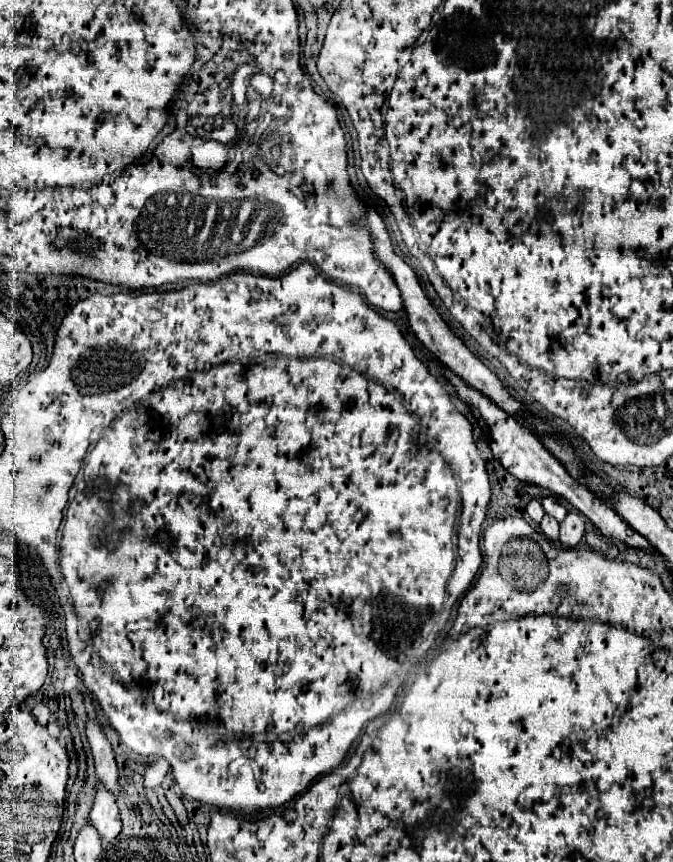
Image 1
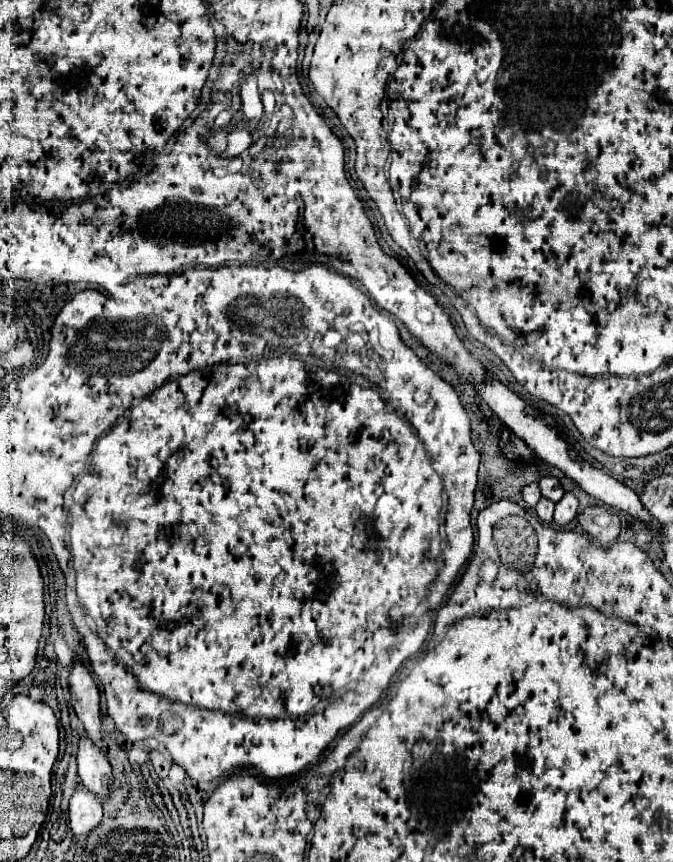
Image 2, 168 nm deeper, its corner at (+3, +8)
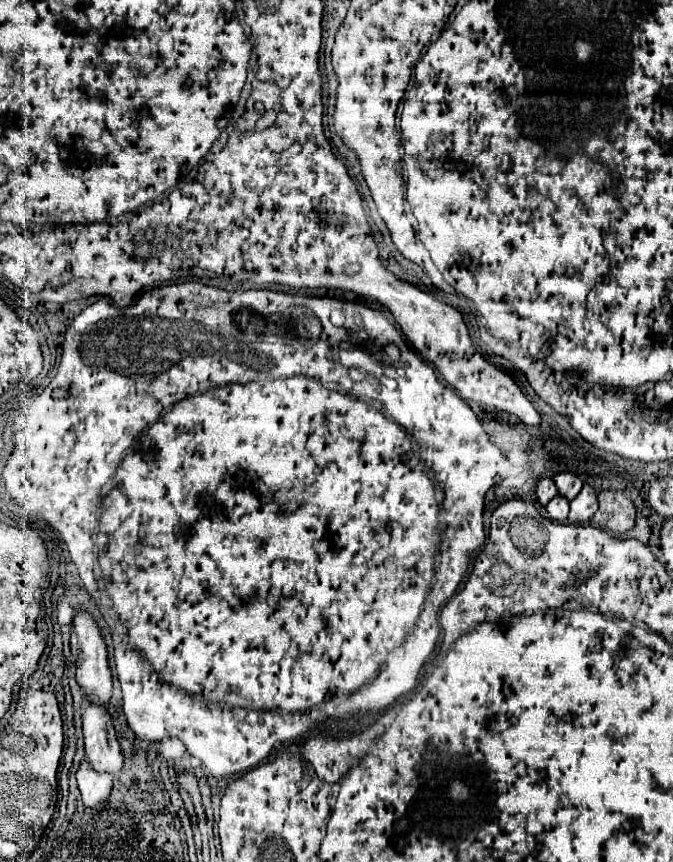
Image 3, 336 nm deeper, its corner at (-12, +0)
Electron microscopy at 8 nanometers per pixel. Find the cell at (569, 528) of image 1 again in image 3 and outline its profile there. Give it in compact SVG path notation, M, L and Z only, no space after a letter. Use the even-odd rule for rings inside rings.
M585 484L583 490L577 494L577 498L571 500L571 512L569 512L567 522L569 524L585 524L593 518L595 510L597 510L597 494L589 484Z

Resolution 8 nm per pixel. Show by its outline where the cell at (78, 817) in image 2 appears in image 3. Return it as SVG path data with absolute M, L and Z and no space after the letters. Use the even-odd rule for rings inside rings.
M87 760L77 770L77 784L87 808L101 806L111 796L111 776L95 772Z

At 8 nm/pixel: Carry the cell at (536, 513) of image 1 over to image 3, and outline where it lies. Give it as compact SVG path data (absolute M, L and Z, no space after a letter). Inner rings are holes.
M551 478L539 480L539 484L537 484L537 500L541 502L541 506L547 506L547 502L549 502L551 498L555 498L555 496L557 496L557 486L555 486L555 482L553 482Z

